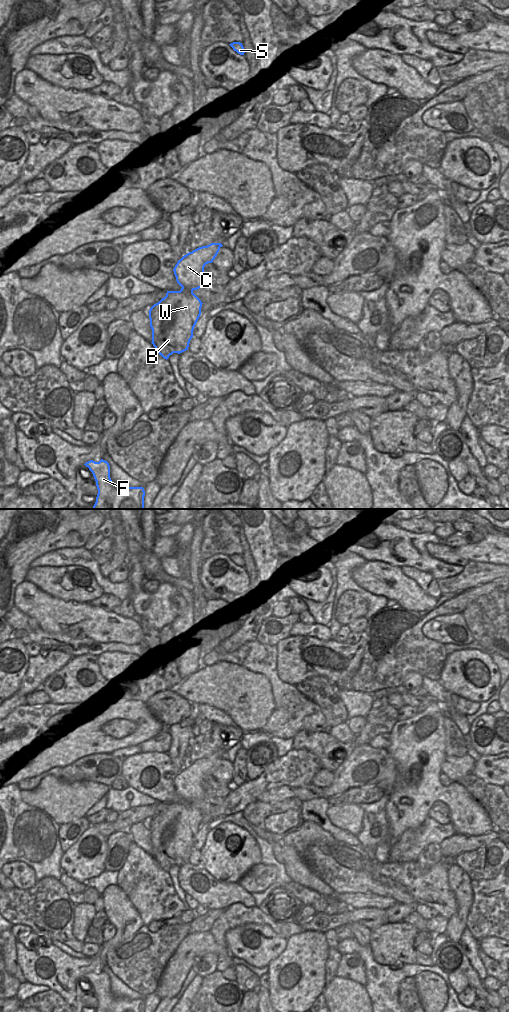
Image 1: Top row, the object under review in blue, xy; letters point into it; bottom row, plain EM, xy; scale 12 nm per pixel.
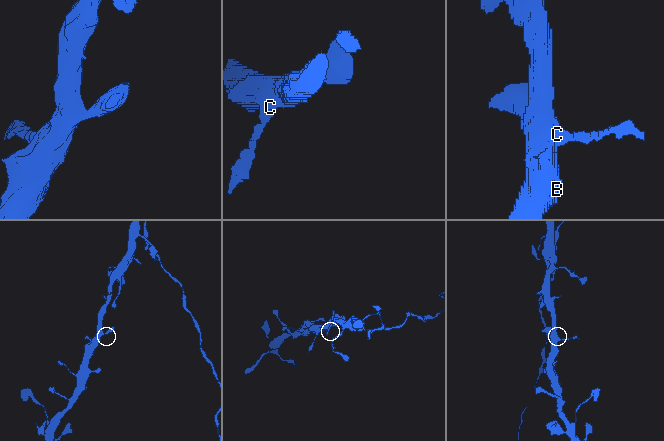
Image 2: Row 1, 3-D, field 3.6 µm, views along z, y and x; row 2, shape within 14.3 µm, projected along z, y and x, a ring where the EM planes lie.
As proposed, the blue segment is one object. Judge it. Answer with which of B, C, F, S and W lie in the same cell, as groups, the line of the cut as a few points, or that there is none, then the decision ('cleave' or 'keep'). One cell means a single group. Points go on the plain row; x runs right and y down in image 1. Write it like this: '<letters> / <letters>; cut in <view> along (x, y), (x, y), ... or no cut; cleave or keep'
B C F S W; no cut; keep

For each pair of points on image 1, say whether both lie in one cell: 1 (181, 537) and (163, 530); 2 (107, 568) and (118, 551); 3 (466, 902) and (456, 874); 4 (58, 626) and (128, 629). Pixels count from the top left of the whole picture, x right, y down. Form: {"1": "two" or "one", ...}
{"1": "two", "2": "one", "3": "one", "4": "one"}

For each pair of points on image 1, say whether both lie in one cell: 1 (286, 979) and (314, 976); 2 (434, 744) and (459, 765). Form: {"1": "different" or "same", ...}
{"1": "same", "2": "different"}

